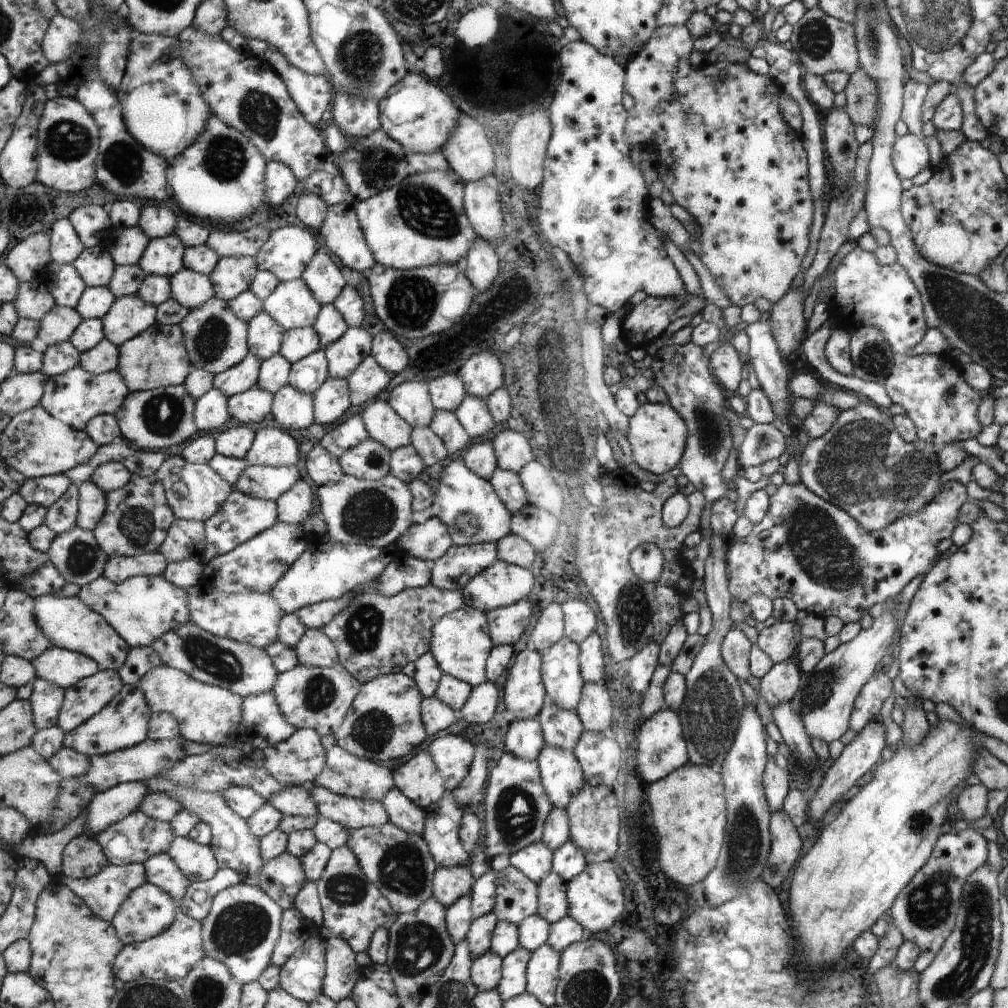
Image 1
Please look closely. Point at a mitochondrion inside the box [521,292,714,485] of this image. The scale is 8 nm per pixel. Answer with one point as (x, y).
(560, 448)

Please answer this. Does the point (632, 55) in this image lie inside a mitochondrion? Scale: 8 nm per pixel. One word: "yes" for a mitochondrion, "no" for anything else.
no

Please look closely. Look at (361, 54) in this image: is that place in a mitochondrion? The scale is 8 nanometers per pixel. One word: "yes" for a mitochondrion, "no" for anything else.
yes

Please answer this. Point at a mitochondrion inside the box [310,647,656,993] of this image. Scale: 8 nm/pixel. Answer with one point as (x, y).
(418, 947)

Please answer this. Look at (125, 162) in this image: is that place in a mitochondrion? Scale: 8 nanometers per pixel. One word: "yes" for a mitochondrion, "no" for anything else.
yes

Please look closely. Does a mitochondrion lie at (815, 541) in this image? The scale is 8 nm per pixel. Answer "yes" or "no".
yes

